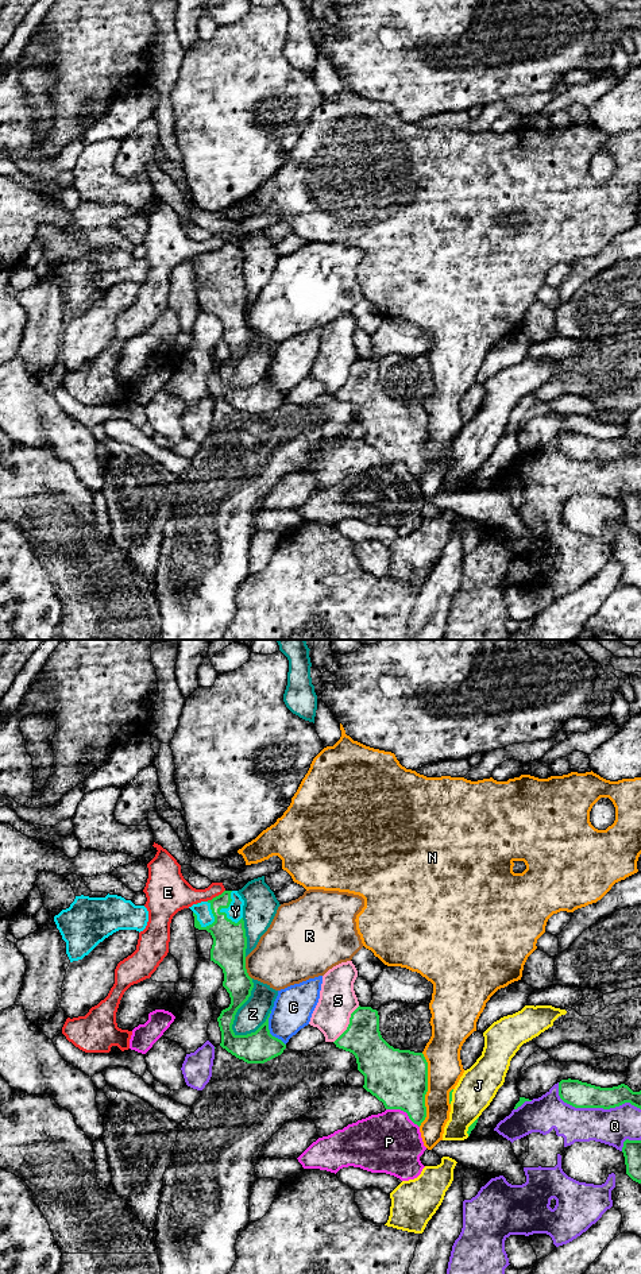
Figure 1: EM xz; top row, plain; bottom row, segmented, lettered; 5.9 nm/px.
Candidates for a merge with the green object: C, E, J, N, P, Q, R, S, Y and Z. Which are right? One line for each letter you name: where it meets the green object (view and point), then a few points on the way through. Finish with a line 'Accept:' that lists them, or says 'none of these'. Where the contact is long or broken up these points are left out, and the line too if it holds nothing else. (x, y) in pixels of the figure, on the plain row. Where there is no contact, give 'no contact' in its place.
Y: contact xz (223, 259); way xz (230, 294), (223, 259), (235, 263)
Accept: Y

